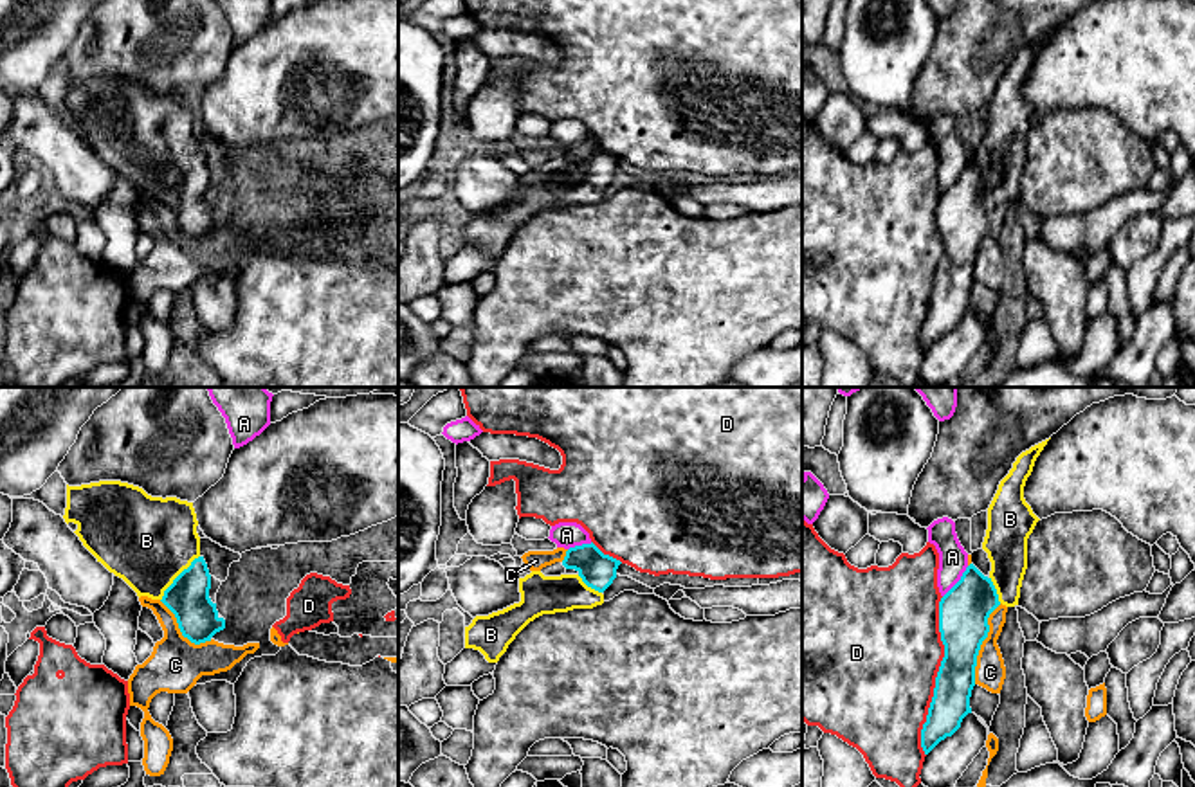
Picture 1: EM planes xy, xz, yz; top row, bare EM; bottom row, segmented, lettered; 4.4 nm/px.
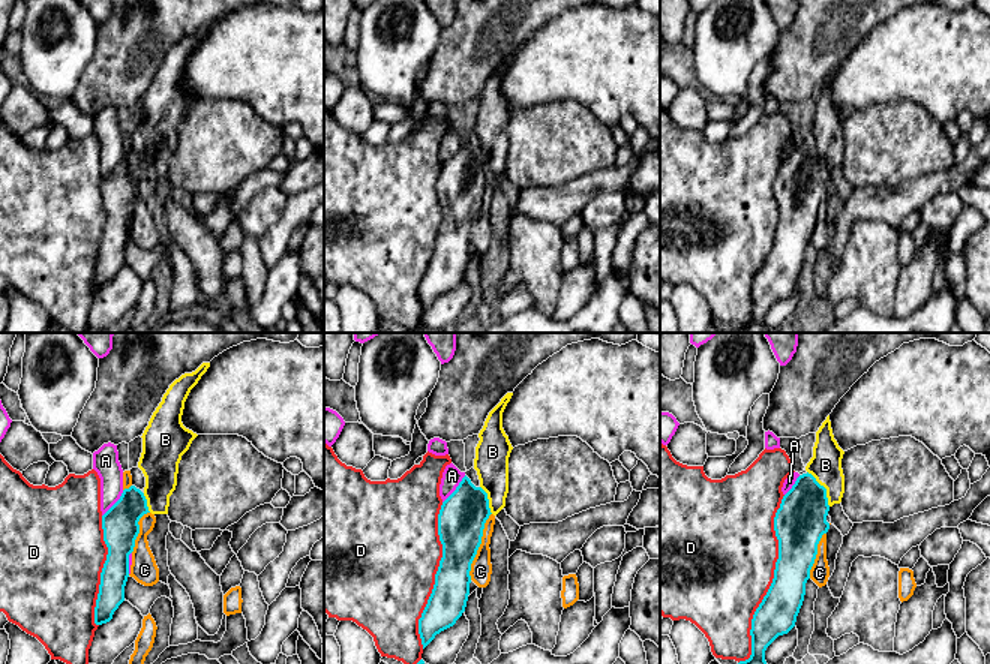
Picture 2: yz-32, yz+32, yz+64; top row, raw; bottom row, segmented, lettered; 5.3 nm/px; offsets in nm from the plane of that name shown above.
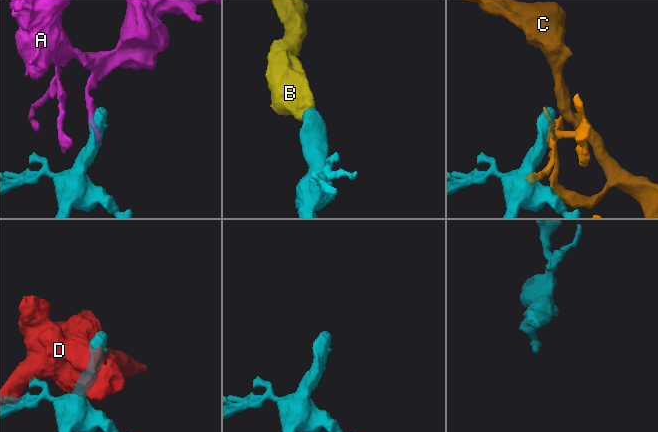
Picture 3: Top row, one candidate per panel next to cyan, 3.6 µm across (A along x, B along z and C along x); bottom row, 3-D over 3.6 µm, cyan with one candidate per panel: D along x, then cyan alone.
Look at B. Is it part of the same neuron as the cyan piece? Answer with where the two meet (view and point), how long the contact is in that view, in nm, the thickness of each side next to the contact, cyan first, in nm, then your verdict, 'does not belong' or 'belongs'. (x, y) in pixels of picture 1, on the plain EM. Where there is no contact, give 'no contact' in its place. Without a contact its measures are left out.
xy (175, 175) | 260 nm | 190/400 nm | belongs

